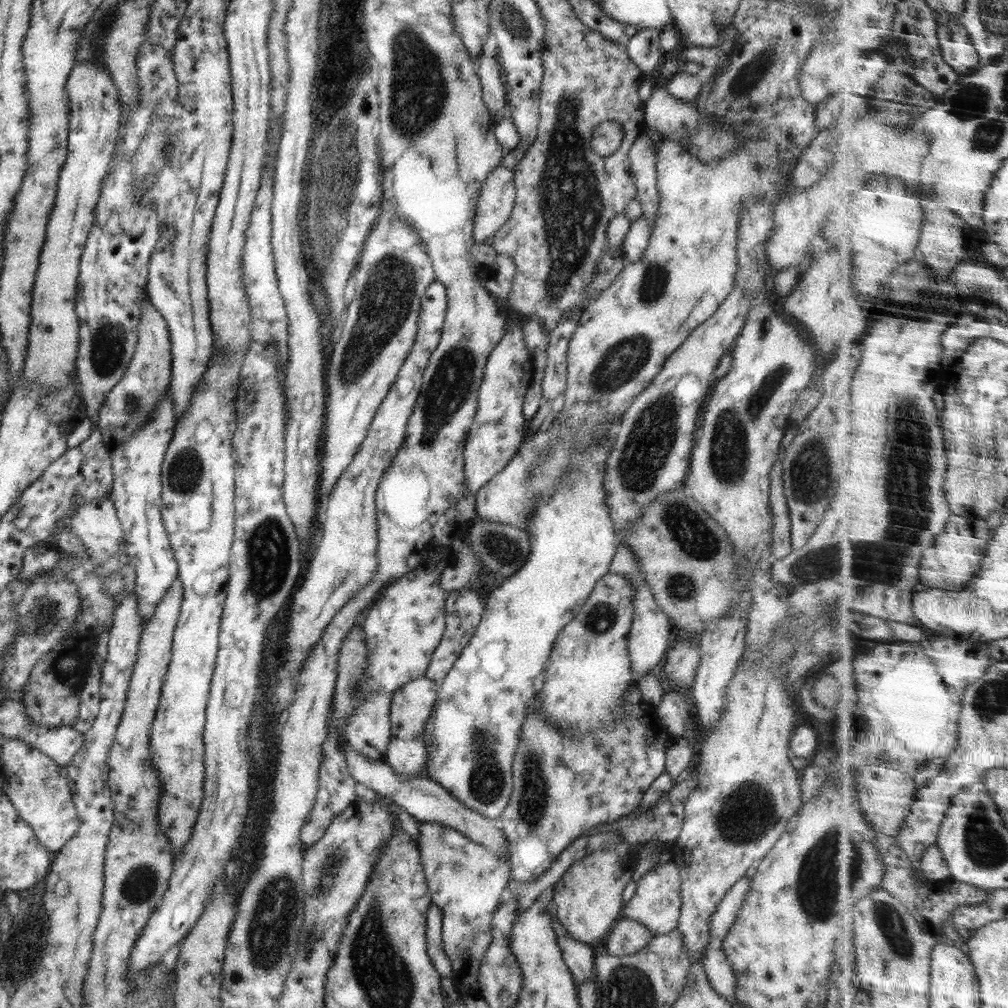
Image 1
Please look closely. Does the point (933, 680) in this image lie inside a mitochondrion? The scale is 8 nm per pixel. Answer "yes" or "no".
no

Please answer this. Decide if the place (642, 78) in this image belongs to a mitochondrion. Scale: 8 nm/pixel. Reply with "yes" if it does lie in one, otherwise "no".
no

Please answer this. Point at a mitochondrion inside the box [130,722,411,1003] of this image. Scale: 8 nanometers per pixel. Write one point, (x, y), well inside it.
(268, 934)

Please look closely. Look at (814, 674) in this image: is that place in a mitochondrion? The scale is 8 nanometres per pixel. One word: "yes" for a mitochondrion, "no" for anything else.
no

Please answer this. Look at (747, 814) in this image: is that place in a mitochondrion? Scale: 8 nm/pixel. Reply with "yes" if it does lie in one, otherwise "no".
yes

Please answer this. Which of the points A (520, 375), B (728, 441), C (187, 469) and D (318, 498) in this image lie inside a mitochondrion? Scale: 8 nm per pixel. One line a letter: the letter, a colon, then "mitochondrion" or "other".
A: other
B: mitochondrion
C: mitochondrion
D: other

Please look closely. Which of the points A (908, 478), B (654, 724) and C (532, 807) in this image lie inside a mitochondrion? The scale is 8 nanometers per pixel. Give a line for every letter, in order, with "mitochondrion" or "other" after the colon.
A: mitochondrion
B: other
C: mitochondrion

